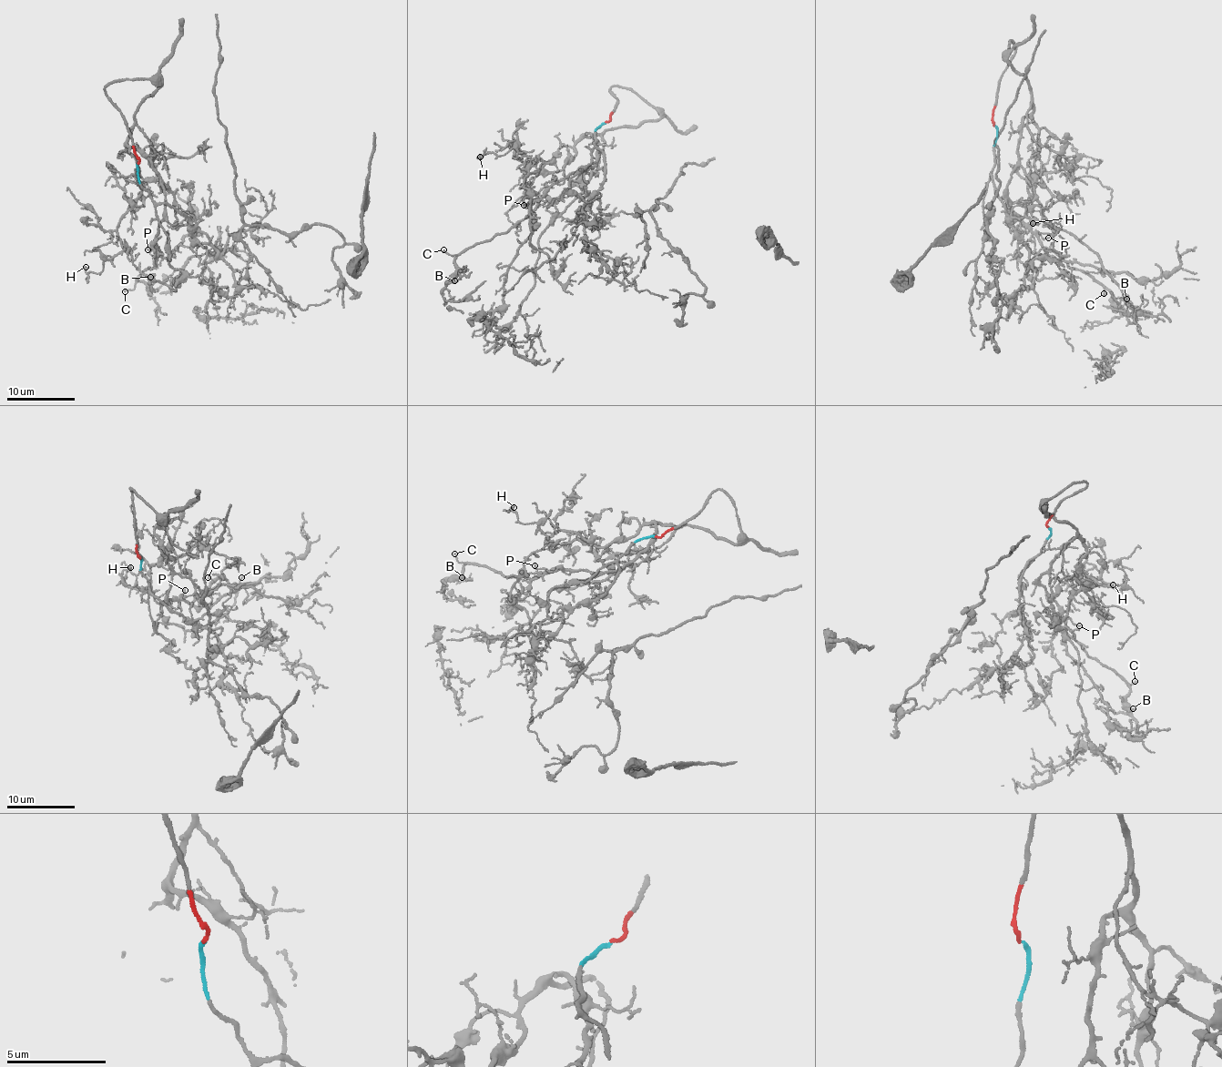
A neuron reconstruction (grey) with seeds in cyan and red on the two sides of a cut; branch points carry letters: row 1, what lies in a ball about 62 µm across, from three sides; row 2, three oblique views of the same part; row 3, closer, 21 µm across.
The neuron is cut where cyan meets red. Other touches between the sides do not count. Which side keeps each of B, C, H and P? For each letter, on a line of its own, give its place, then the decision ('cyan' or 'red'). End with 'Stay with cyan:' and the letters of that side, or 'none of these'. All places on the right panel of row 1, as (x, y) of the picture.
B: place (1126, 299); red
C: place (1104, 293); red
H: place (1033, 223); red
P: place (1048, 238); red
Stay with cyan: none of these

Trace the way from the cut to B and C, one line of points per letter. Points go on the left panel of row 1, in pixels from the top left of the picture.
B: (138, 164), (106, 94), (126, 79), (161, 85), (126, 139), (165, 191), (160, 253), (137, 279), (150, 277)
C: (138, 164), (106, 94), (126, 79), (161, 85), (126, 139), (165, 196), (160, 253), (124, 290)

